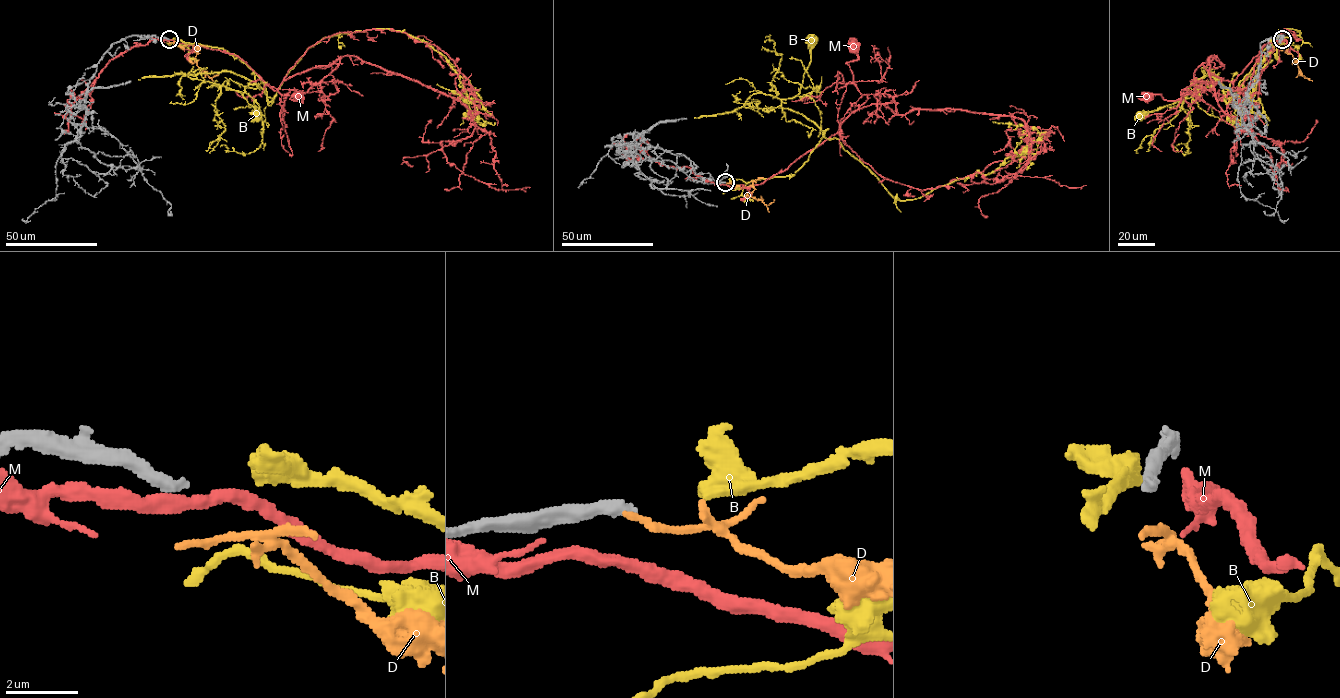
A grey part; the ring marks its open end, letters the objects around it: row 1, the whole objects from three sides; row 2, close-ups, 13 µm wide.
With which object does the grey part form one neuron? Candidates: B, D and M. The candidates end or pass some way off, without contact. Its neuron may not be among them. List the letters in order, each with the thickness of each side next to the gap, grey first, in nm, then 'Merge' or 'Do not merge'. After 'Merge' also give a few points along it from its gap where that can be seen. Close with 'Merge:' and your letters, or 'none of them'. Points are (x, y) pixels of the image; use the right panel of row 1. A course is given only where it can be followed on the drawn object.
B: Thickness 320 nm (grey) against 600 nm. Merge. Its course: (1281, 39), (1276, 56), (1230, 101), (1207, 72), (1193, 80), (1199, 88), (1193, 96), (1138, 116)
D: Thickness 320 nm (grey) against 200 nm. Do not merge
M: Thickness 320 nm (grey) against 360 nm. Do not merge
Merge: B

